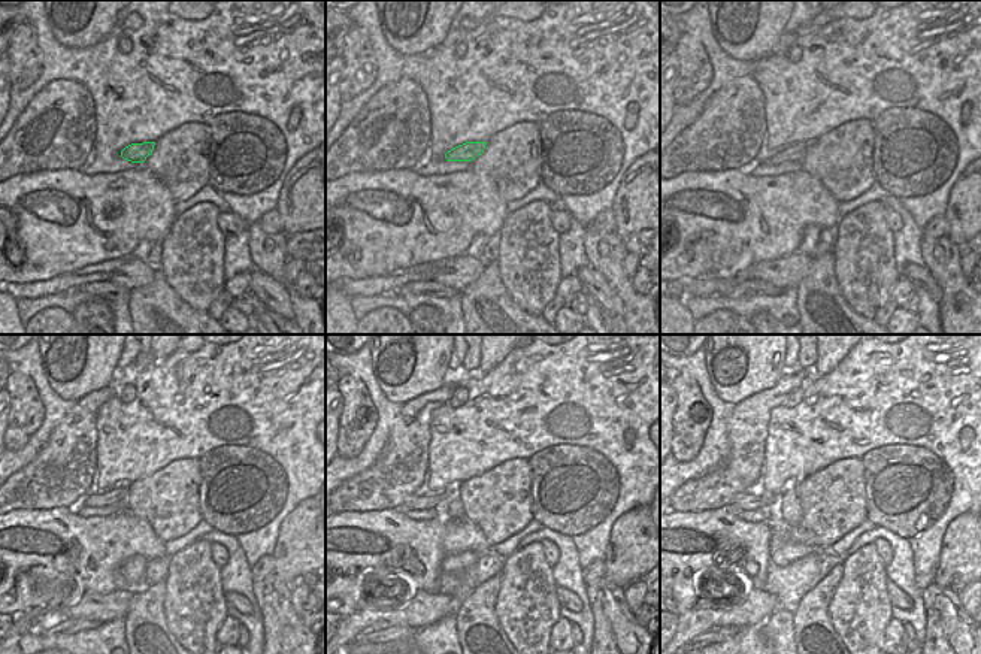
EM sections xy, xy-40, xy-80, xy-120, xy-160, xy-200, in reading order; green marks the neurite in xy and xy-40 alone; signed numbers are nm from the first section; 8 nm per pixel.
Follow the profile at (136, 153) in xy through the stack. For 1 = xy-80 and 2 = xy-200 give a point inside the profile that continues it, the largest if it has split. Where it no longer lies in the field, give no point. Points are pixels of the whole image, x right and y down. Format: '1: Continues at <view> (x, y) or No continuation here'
1: Continues at xy-80 (793, 153)
2: Continues at xy-200 (747, 502).

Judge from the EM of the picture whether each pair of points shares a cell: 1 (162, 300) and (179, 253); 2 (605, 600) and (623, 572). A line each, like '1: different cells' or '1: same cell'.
1: different cells
2: different cells

